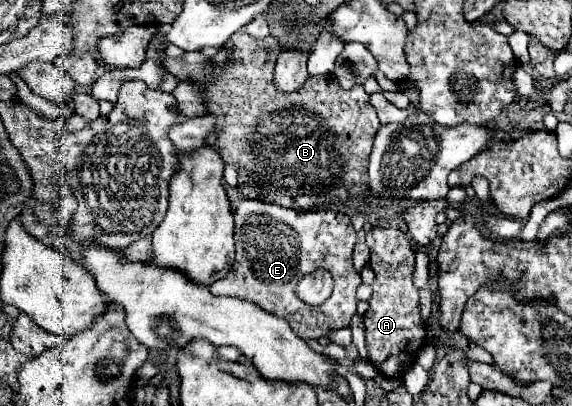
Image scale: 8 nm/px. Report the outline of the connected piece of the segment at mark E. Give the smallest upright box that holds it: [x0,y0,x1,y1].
[211,209,361,339]

